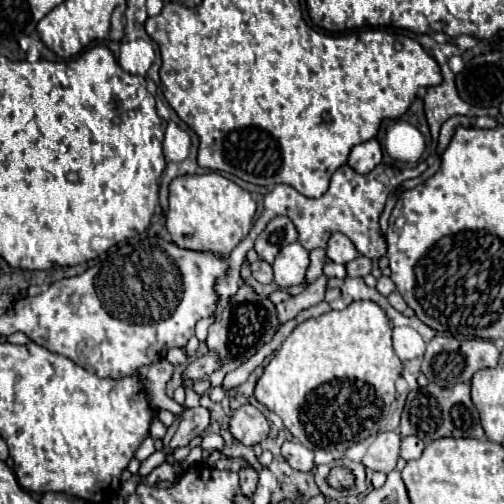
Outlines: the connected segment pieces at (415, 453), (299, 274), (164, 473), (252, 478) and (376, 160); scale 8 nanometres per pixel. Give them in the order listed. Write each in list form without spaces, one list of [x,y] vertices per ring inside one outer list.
[[[415,435],[403,437],[403,439],[401,439],[401,457],[403,457],[405,461],[417,459],[417,457],[423,453],[423,447],[425,447],[425,443],[423,443],[419,437],[415,437]]]
[[[291,243],[285,245],[275,261],[271,263],[273,267],[273,283],[279,287],[291,287],[299,285],[305,279],[305,271],[309,267],[309,251],[301,247],[301,243]]]
[[[163,463],[163,465],[159,465],[149,477],[145,477],[145,483],[149,483],[149,485],[155,485],[159,479],[163,479],[163,481],[177,481],[179,477],[181,477],[181,467],[179,465],[169,465],[169,463]]]
[[[251,467],[239,469],[239,487],[241,487],[241,493],[245,497],[251,497],[255,493],[255,487],[257,487],[257,471]]]
[[[369,139],[365,143],[359,143],[351,149],[347,165],[353,167],[357,173],[367,173],[373,167],[377,167],[381,163],[381,147],[375,139]]]

